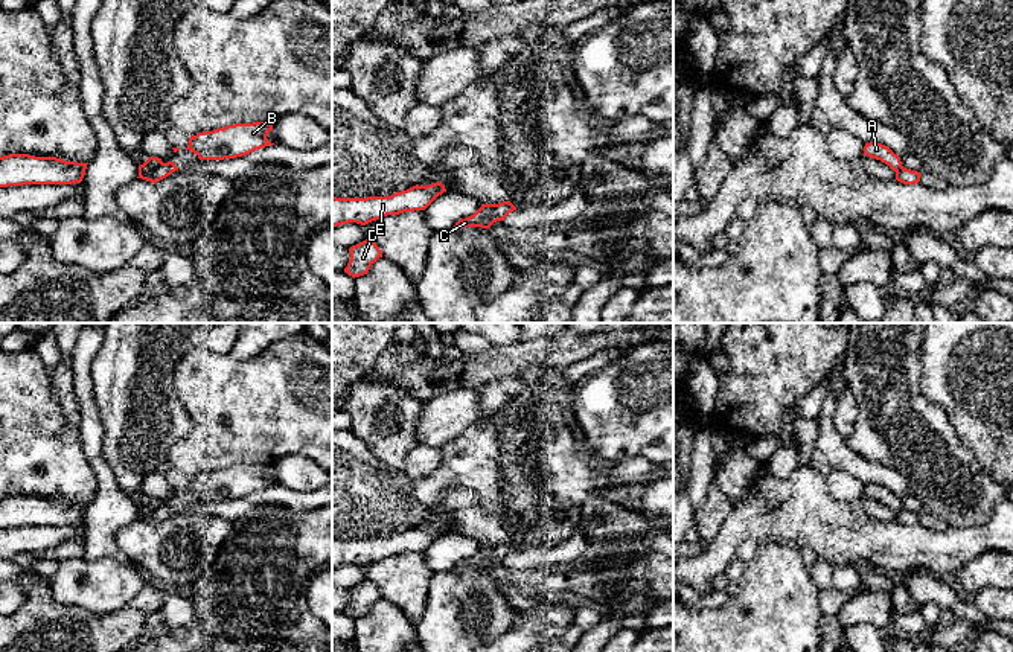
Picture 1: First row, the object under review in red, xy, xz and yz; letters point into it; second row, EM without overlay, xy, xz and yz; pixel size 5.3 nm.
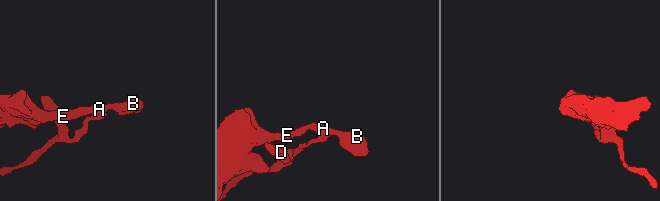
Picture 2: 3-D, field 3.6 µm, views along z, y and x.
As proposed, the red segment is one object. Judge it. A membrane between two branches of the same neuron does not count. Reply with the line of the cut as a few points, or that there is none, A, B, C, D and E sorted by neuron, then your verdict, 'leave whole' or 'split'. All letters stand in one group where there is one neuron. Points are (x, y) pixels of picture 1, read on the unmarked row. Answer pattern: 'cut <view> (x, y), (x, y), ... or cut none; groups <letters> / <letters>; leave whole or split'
cut xy (162, 503), (154, 509), (140, 508); groups A B E / C D; split

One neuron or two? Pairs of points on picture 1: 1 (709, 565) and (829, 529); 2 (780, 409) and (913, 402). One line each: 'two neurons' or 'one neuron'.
1: one neuron
2: two neurons

